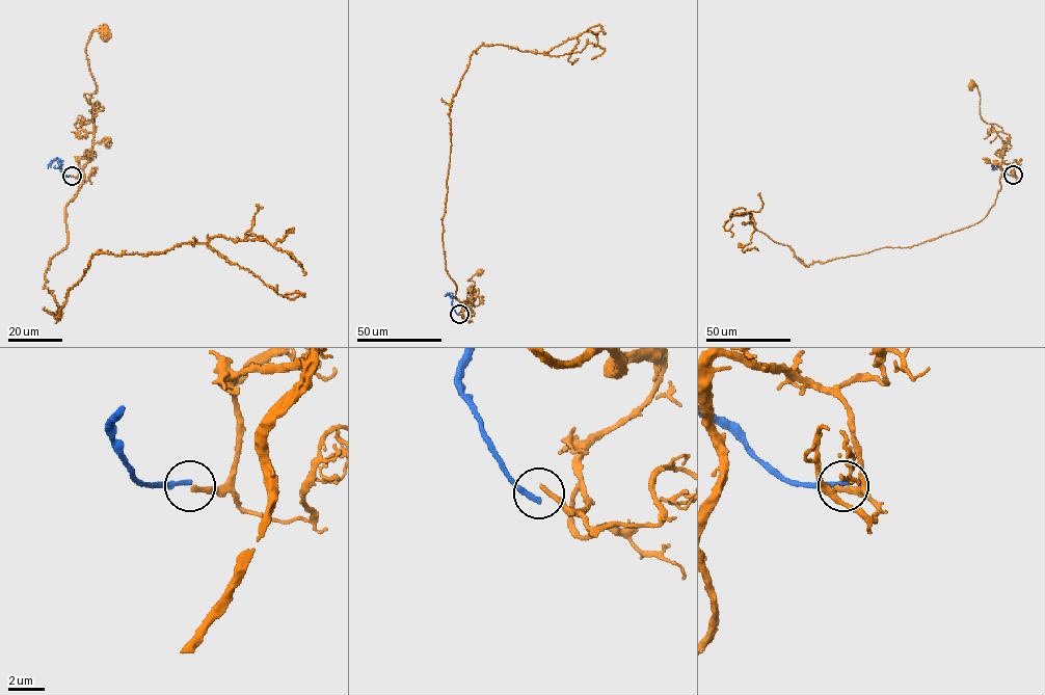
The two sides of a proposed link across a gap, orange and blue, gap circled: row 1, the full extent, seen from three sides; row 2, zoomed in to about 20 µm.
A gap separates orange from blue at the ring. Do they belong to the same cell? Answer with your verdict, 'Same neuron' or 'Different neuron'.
Different neuron

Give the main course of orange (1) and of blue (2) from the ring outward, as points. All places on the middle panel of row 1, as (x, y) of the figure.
1: (459, 314), (473, 304), (475, 298), (470, 302), (466, 295), (474, 283), (467, 281), (480, 271)
2: (459, 315), (452, 304), (452, 293), (448, 295)

